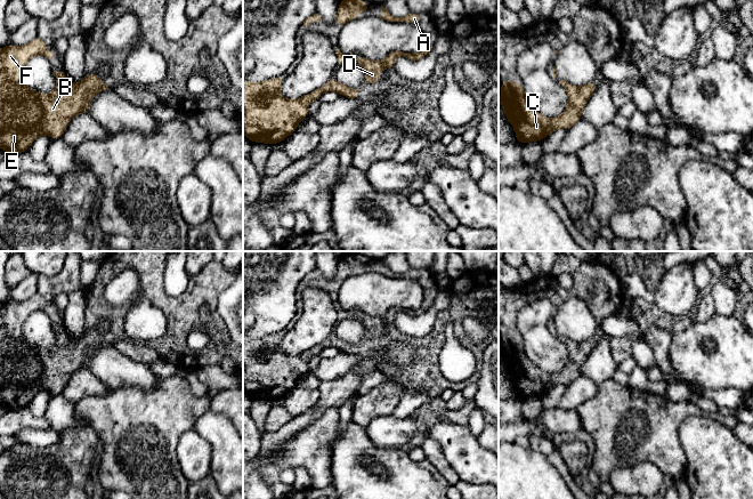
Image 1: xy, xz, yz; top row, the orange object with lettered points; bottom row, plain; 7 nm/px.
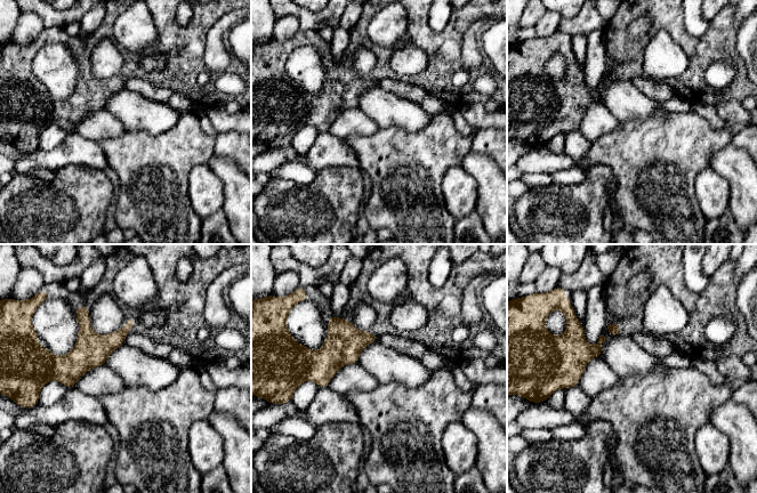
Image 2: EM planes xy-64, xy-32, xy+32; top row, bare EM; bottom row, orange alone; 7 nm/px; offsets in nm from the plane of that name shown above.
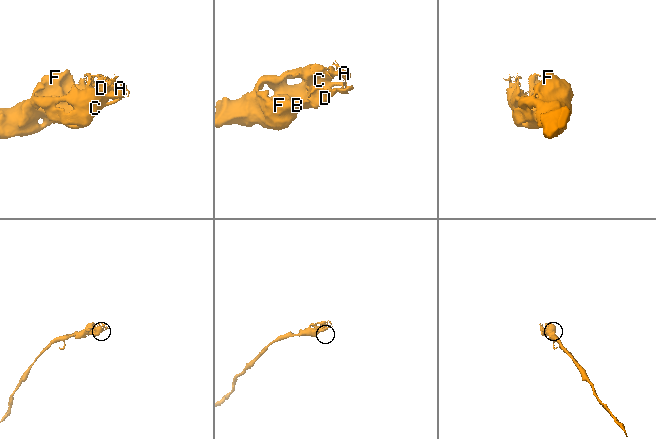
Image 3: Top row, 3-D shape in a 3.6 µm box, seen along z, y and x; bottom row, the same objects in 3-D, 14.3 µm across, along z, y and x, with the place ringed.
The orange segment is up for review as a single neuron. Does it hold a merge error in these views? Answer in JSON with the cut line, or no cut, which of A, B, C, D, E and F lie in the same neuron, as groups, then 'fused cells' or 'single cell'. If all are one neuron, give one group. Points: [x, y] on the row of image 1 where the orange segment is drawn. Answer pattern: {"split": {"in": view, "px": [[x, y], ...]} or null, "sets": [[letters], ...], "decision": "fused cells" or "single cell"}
{"split": null, "sets": [["A", "B", "C", "D", "E", "F"]], "decision": "single cell"}

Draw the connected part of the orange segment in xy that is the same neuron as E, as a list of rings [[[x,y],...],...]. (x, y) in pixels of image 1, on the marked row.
[[[39,37],[23,46],[7,45],[0,49],[0,148],[7,154],[27,152],[40,135],[47,135],[51,139],[62,138],[70,119],[88,113],[91,99],[102,90],[108,89],[96,73],[86,74],[74,84],[64,72],[54,71],[57,82],[52,94],[32,91],[24,82],[23,70],[35,55],[43,55],[51,62],[52,53],[47,50],[46,41]]]

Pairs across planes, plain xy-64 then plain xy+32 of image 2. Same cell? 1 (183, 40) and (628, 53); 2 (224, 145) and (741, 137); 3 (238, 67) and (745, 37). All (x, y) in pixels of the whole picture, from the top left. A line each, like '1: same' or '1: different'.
1: same
2: same
3: different

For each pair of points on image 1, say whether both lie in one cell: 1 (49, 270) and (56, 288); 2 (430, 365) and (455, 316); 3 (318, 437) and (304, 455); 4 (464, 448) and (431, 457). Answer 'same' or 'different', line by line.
1: different
2: same
3: same
4: different

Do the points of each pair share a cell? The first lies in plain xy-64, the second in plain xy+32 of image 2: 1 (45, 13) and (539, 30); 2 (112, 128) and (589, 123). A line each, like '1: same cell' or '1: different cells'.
1: different cells
2: same cell

